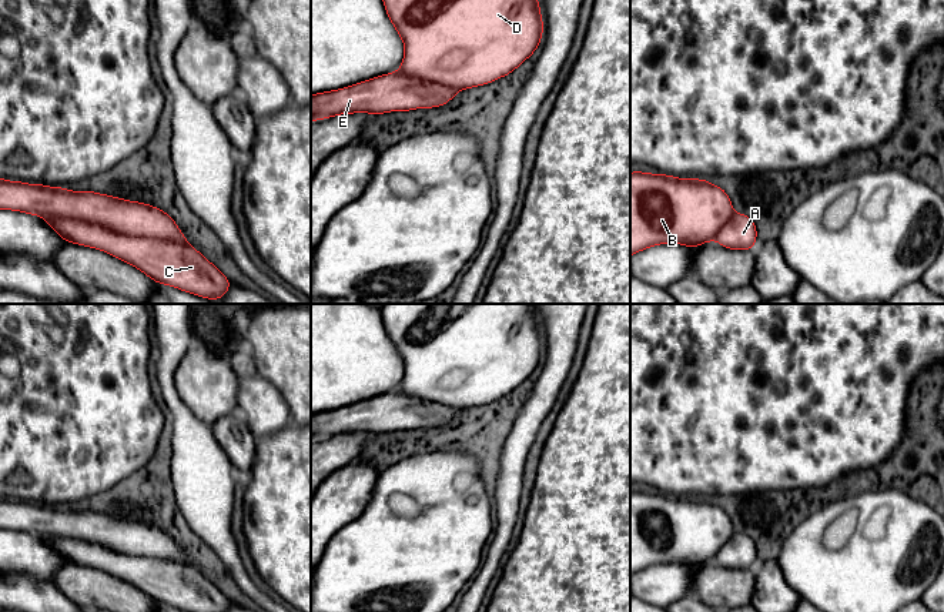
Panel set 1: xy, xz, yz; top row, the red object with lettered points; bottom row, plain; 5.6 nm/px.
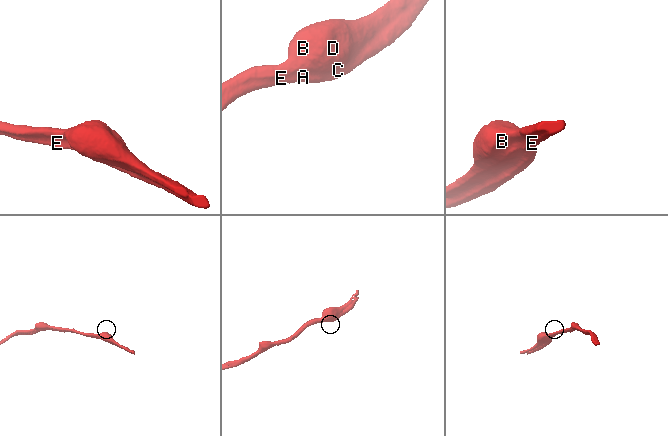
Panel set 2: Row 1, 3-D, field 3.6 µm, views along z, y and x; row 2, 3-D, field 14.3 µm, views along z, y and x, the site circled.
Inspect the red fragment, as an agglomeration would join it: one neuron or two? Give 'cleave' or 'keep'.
cleave

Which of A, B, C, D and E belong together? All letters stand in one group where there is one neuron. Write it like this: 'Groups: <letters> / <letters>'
Groups: A C E / B D

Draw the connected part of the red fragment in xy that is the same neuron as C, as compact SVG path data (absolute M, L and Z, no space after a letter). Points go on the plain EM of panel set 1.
M44 538L66 561L91 566L134 585L157 603L185 612L227 612L230 599L193 565L165 558L128 556L81 539Z

